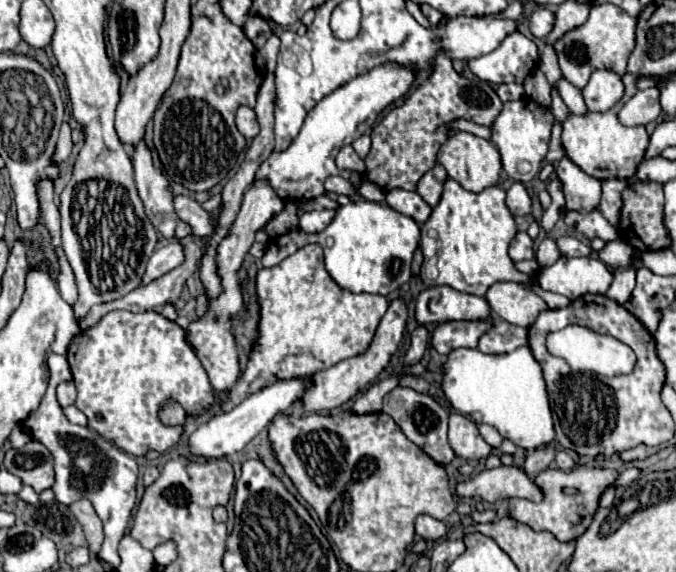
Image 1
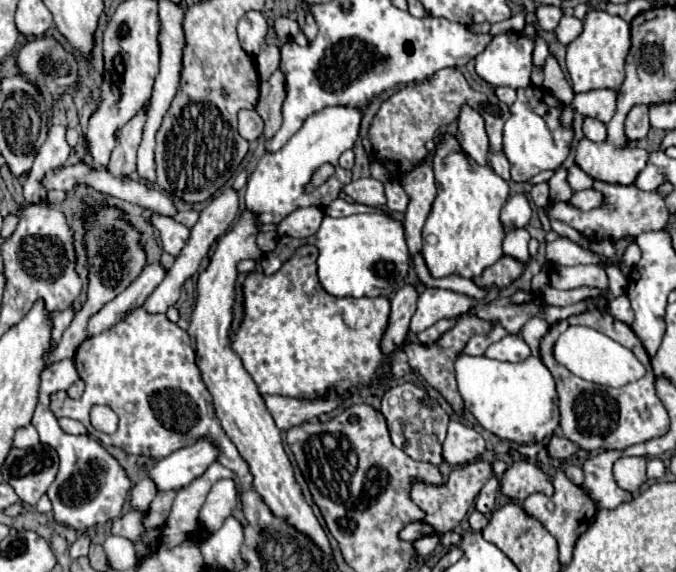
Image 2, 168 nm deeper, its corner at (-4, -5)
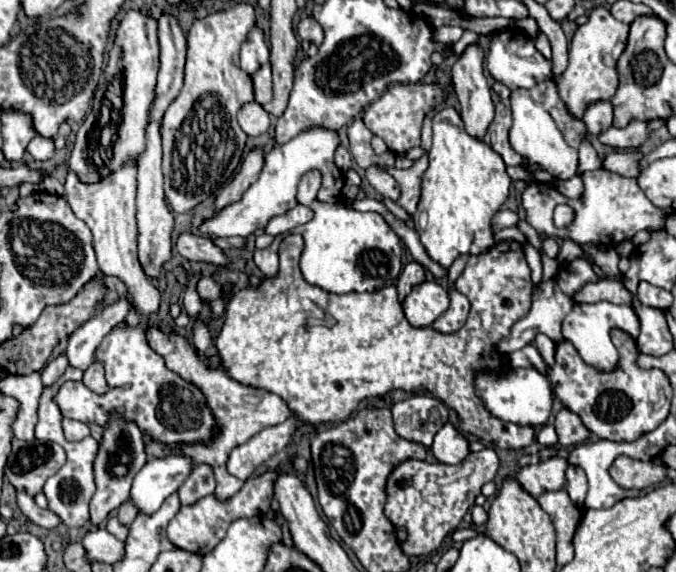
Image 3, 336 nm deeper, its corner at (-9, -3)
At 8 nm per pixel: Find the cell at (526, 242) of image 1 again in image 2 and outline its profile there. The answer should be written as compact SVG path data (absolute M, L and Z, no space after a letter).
M510 229L504 235L504 243L502 243L502 251L522 263L526 263L530 259L528 255L528 241L530 235L526 229Z

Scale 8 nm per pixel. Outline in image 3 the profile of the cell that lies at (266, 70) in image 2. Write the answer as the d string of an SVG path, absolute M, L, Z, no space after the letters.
M271 63L261 65L261 69L257 69L253 73L253 85L255 85L255 101L257 103L265 103L271 99Z

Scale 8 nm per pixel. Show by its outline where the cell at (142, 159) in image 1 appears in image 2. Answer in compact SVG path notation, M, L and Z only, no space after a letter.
M154 213L150 221L160 231L160 239L162 239L164 251L174 255L174 257L178 257L180 251L184 249L186 241L188 241L188 235L190 235L188 227L176 223L172 217L162 217L158 213Z

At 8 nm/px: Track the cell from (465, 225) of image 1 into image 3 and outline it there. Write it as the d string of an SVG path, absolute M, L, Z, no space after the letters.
M451 107L433 115L433 147L429 151L429 169L423 177L419 209L413 215L415 229L429 257L449 269L461 255L481 255L493 245L491 219L509 197L511 179L503 159L465 133L459 113Z

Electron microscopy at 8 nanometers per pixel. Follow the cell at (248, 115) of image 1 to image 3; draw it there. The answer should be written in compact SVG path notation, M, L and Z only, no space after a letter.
M245 103L241 107L241 111L237 113L237 121L241 125L241 129L251 135L257 137L261 133L269 131L269 115L265 113L265 109L259 103Z

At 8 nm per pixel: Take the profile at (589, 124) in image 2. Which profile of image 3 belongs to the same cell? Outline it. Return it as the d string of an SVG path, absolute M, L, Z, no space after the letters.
M631 121L623 129L609 127L599 135L599 141L615 149L637 149L647 139L647 135L649 135L647 121Z

